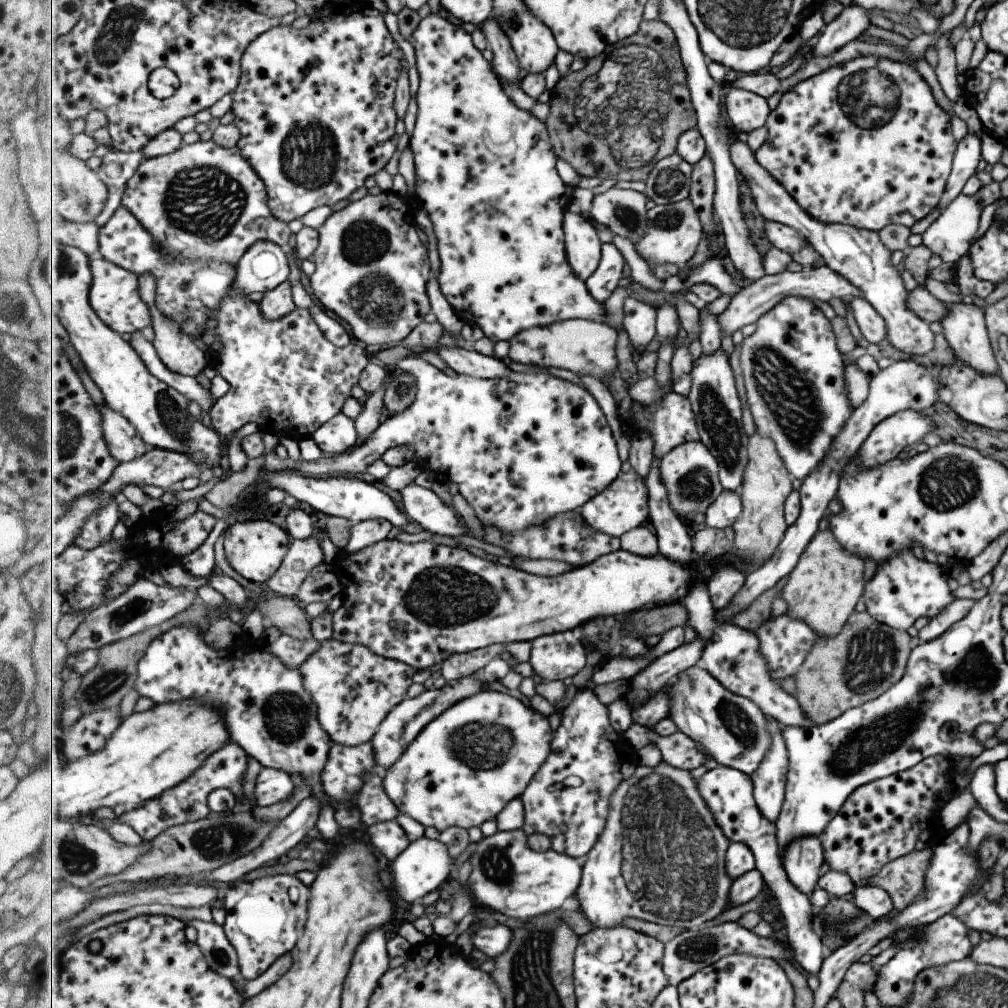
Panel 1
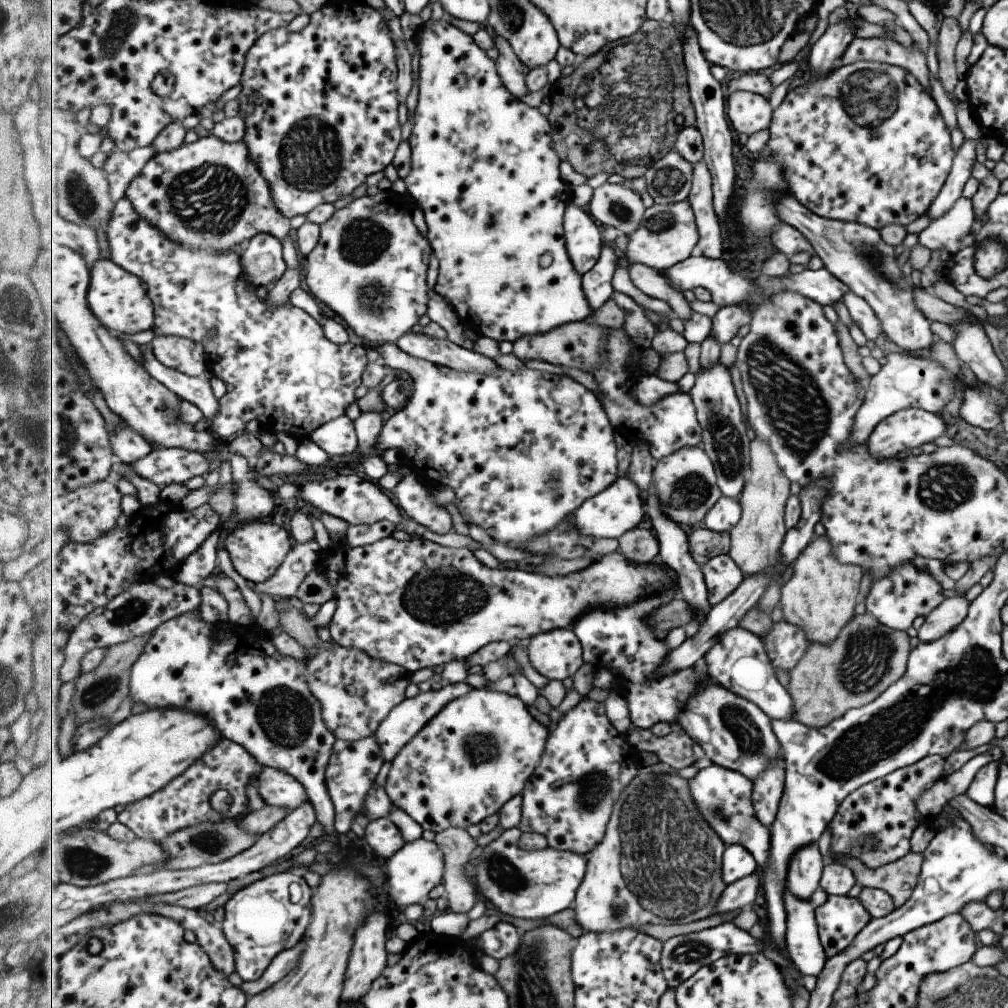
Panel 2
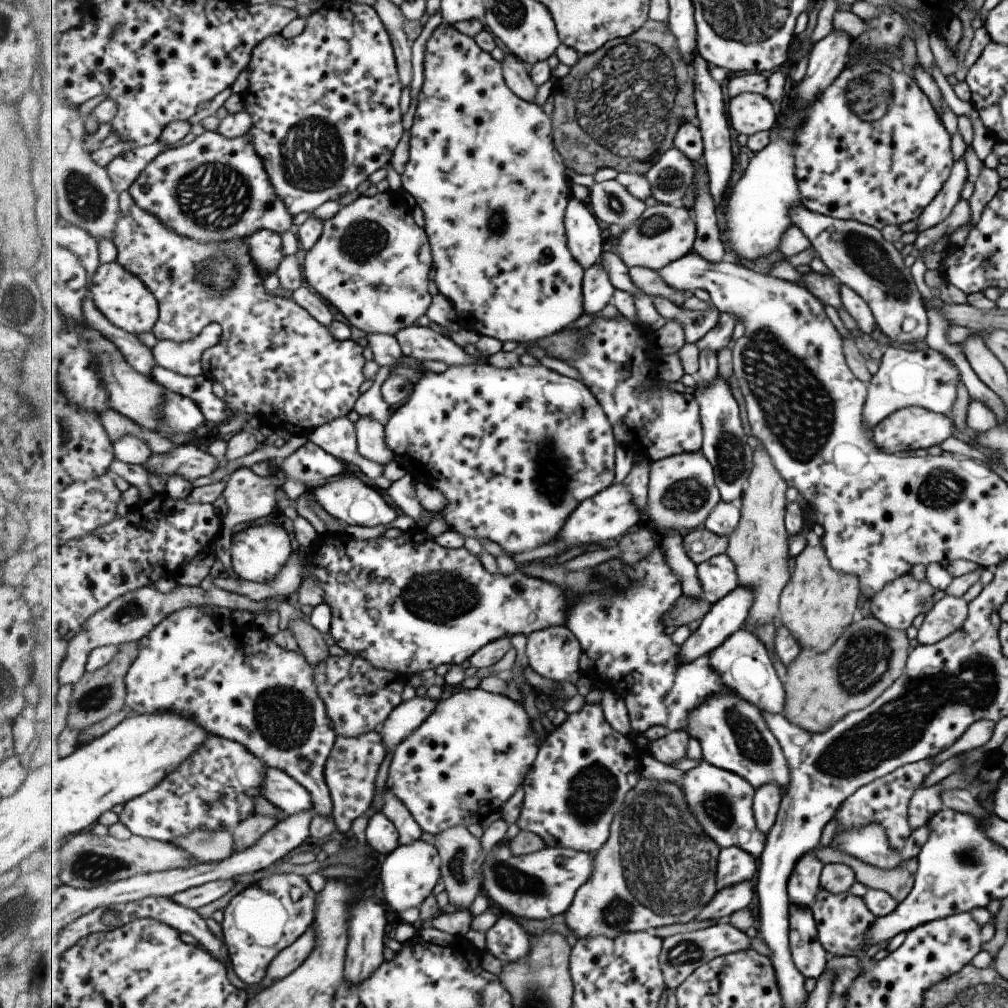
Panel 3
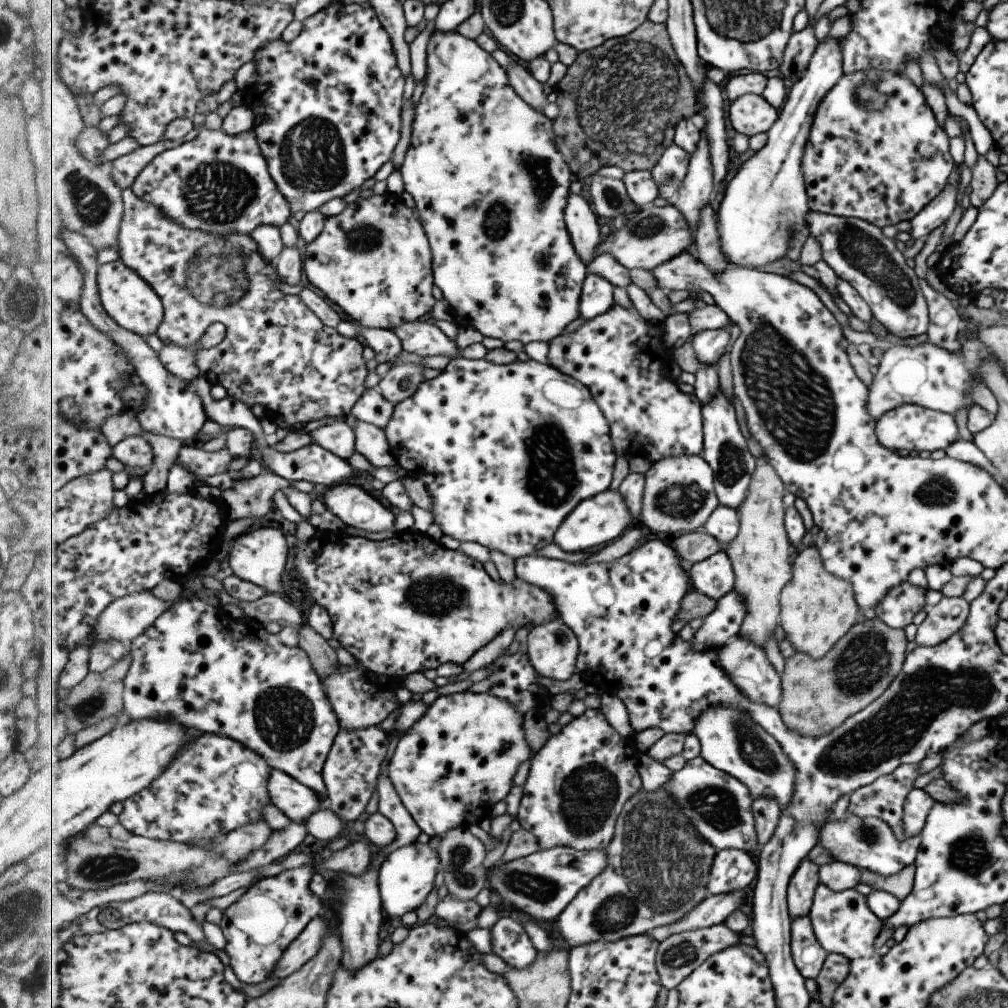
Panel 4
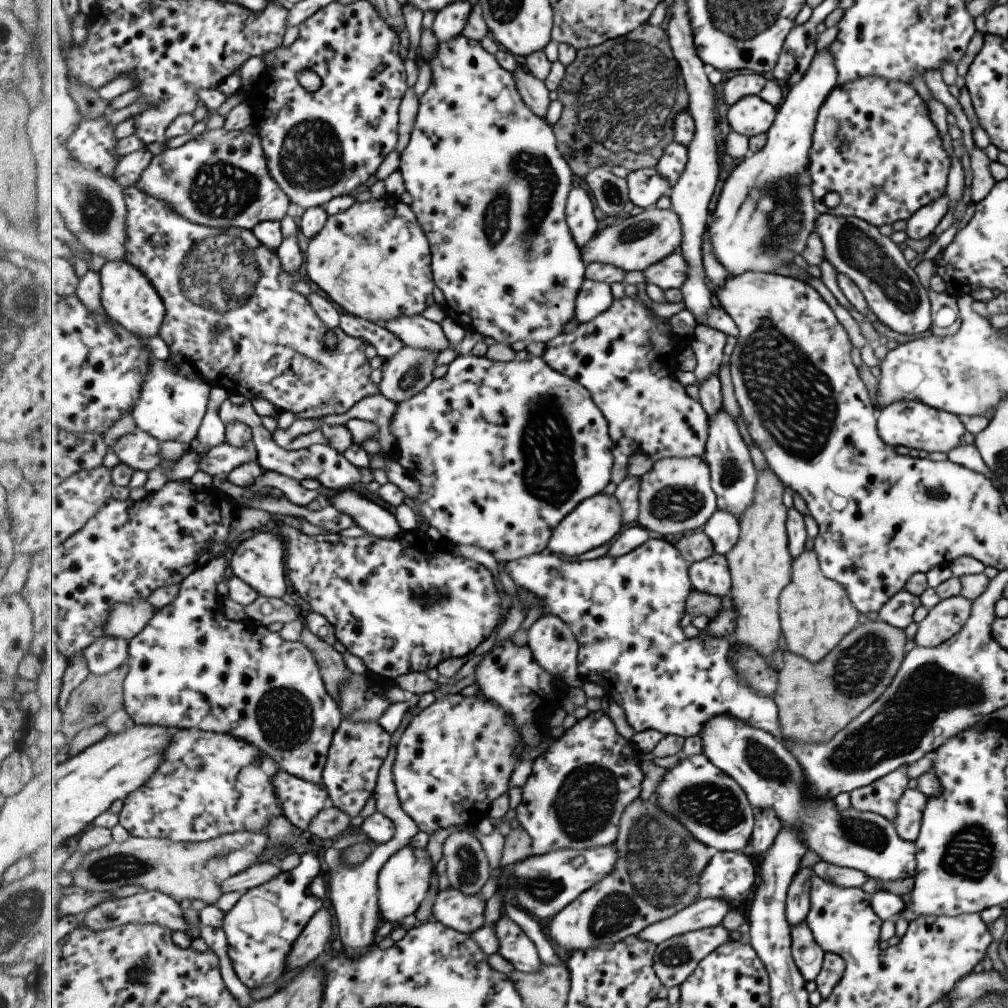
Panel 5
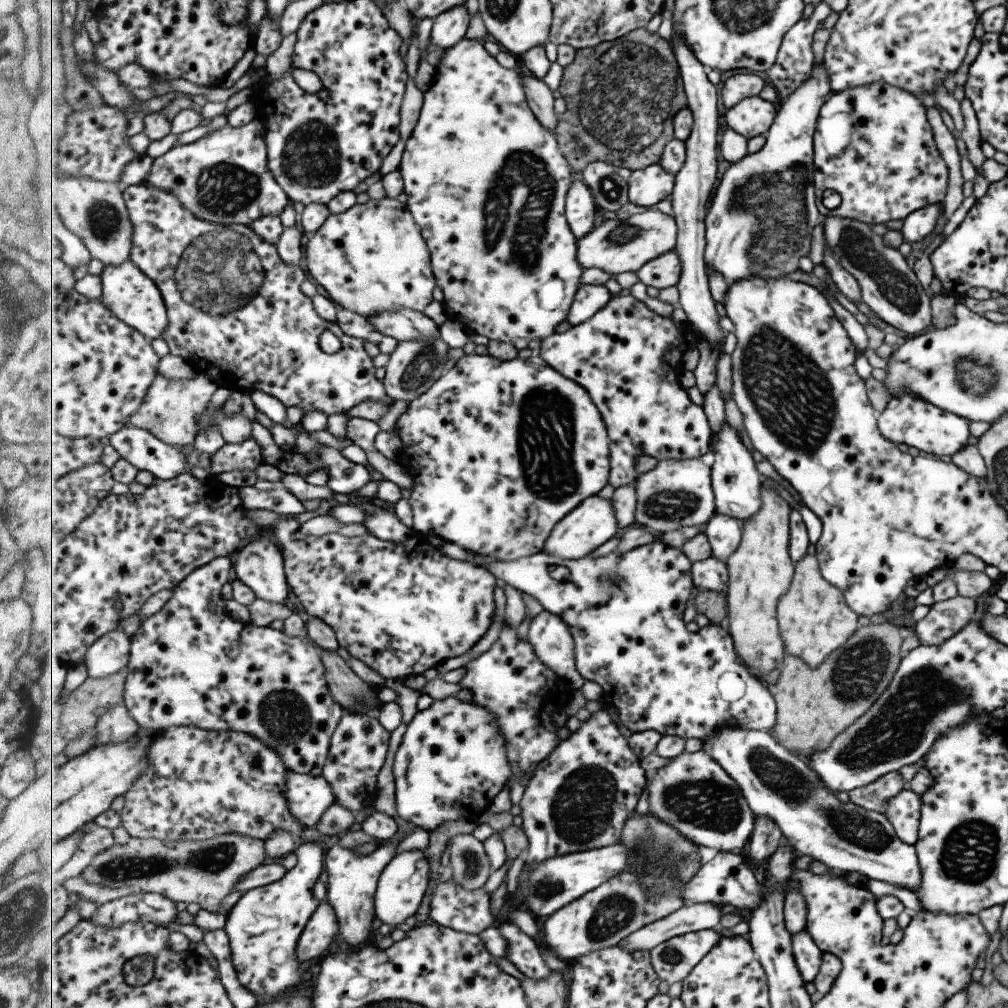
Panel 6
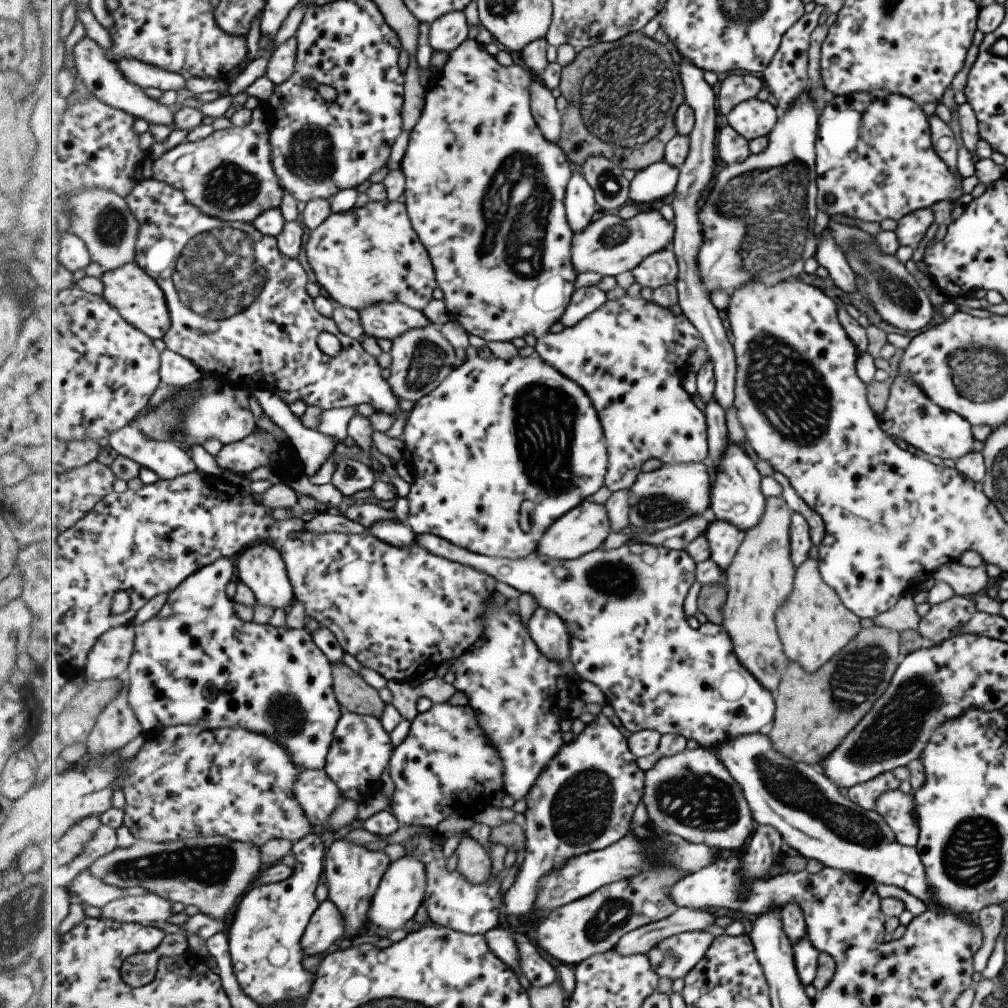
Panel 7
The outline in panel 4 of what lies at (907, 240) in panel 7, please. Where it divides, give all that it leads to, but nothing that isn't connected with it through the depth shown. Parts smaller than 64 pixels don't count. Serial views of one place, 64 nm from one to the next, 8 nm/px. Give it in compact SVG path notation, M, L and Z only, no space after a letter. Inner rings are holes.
M949 183L943 187L943 190L928 202L909 222L911 238L925 238L933 228L945 222L953 208L955 208L955 193L957 187L952 187Z

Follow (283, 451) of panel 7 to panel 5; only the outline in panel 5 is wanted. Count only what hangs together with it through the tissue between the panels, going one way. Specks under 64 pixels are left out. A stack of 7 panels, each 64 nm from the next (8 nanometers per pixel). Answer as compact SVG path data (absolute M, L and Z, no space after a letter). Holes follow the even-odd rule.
M252 440L241 448L225 442L213 447L204 455L199 454L199 457L199 470L211 477L228 475L233 469L251 461L259 462L259 453Z

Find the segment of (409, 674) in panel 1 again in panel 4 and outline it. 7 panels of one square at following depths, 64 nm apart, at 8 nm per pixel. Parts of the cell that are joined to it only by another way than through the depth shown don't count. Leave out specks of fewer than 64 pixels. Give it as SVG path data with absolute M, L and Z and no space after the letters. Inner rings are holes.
M359 661L351 666L341 665L338 671L327 678L320 679L339 717L340 725L346 731L379 727L401 707L401 702L396 695L397 690L403 686L401 680L396 677L377 675Z

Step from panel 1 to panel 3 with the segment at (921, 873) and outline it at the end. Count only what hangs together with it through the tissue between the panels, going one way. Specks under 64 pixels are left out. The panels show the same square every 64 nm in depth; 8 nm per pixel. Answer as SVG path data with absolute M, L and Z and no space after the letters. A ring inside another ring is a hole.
M831 846L814 849L813 852L822 865L833 862L847 865L854 872L855 880L859 884L863 884L867 889L884 890L893 897L896 904L911 890L917 866L916 857L905 859L904 863L899 863L896 867L881 870Z

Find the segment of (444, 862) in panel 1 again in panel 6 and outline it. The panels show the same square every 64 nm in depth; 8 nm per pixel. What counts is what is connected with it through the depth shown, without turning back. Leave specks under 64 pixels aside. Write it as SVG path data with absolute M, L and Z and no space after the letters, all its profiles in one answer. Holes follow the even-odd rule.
M412 849L397 853L381 875L376 894L376 916L378 923L388 924L390 928L403 924L409 916L416 916L417 911L429 888L429 858L424 850Z

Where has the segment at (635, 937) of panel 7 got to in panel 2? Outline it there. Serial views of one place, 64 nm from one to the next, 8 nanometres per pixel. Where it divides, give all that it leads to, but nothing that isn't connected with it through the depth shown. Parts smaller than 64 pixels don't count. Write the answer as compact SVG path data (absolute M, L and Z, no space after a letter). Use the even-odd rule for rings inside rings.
M761 872L753 873L735 883L731 883L726 889L718 904L718 912L731 912L745 908L747 904L753 904L759 896L761 888Z

